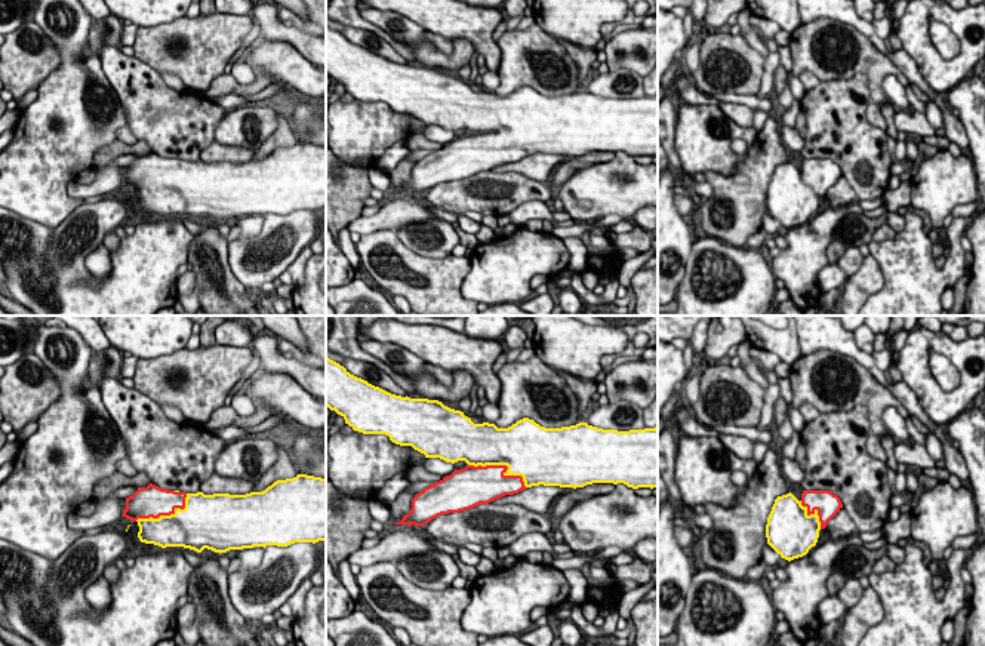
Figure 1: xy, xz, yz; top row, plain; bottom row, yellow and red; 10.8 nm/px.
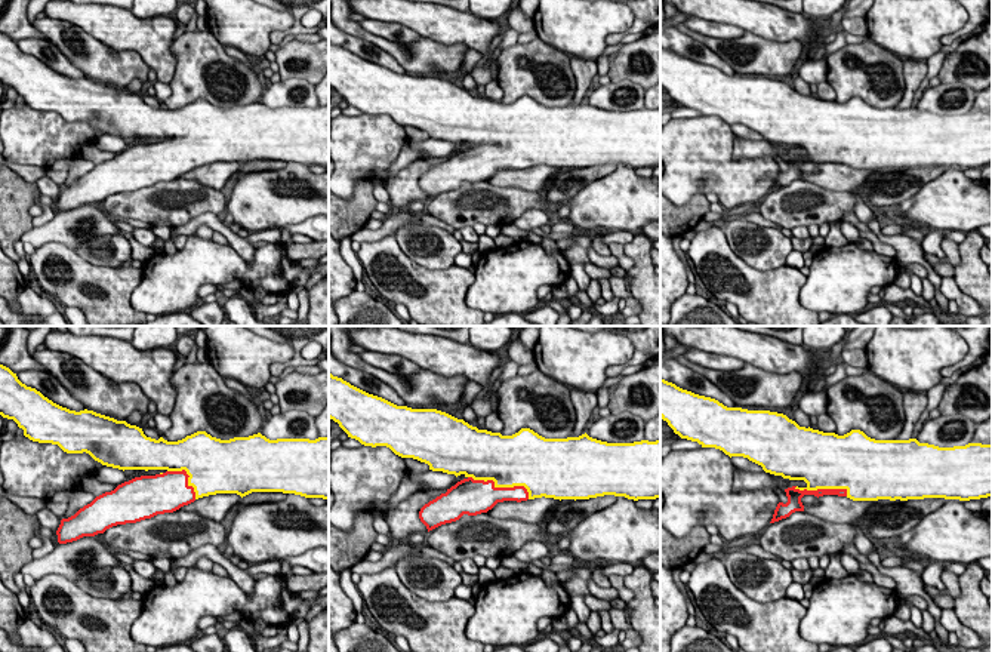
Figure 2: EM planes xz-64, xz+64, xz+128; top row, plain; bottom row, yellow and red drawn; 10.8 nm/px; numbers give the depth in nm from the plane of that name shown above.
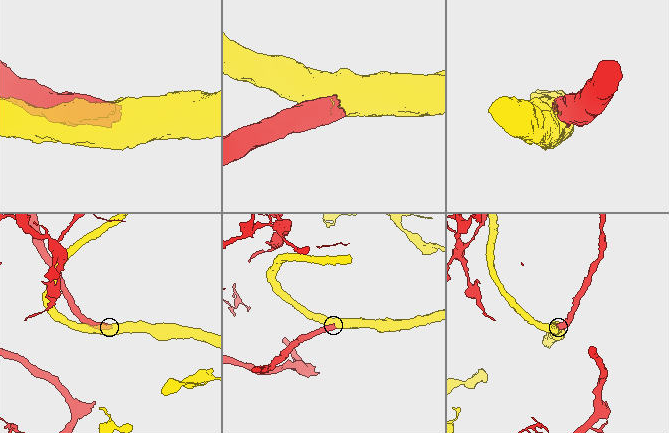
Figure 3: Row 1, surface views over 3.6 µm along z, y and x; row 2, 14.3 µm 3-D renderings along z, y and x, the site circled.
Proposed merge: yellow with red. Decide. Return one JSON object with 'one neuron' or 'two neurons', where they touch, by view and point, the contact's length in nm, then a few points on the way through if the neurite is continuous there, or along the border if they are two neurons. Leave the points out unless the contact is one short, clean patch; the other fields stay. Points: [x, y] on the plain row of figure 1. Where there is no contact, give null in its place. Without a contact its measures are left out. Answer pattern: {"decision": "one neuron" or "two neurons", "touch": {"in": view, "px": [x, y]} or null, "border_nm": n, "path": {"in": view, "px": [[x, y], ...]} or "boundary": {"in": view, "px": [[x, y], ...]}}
{"decision": "one neuron", "touch": {"in": "xz", "px": [504, 132]}, "border_nm": 700}

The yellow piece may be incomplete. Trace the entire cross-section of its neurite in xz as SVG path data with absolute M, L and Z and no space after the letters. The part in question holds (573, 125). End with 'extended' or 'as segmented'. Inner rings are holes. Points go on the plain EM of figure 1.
M326 24L326 74L345 87L354 99L363 102L385 102L400 114L412 114L425 126L440 126L446 130L465 129L468 133L425 156L412 167L412 178L395 193L424 194L433 187L489 172L505 163L518 162L532 154L584 156L592 151L624 151L628 156L658 156L658 95L644 98L603 98L587 90L570 95L545 96L533 87L523 86L508 96L495 92L474 92L464 80L450 77L438 68L410 67L391 62L367 49L351 43L344 34Z; extended

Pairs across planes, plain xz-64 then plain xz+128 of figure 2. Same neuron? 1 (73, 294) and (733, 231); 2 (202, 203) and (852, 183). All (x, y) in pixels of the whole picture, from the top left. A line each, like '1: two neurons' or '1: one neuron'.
1: two neurons
2: two neurons

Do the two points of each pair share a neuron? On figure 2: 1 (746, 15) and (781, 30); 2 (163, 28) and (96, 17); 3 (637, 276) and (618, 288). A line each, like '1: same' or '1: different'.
1: same
2: same
3: different

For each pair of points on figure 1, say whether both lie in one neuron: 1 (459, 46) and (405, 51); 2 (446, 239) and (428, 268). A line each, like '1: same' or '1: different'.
1: different
2: different

